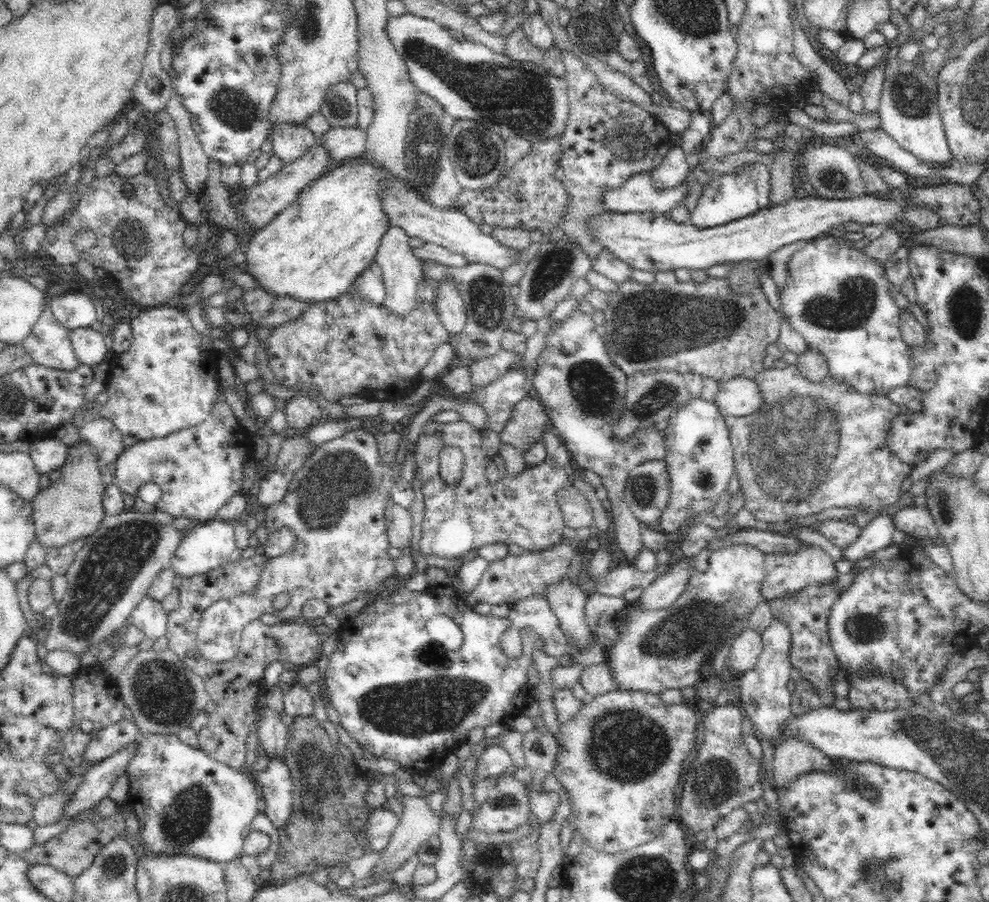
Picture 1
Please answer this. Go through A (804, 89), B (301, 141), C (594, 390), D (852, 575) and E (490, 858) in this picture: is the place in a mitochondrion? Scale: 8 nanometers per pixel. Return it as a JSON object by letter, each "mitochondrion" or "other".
{"A":"other","B":"other","C":"mitochondrion","D":"other","E":"other"}

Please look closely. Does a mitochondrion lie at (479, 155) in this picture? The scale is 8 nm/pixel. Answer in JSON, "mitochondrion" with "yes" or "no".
{"mitochondrion":"yes"}

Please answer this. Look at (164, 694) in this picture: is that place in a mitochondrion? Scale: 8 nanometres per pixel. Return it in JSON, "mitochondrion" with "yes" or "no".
{"mitochondrion":"yes"}

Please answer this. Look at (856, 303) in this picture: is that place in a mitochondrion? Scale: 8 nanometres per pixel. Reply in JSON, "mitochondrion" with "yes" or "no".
{"mitochondrion":"yes"}

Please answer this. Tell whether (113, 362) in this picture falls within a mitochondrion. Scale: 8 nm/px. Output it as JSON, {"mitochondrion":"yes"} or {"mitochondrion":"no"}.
{"mitochondrion":"no"}

